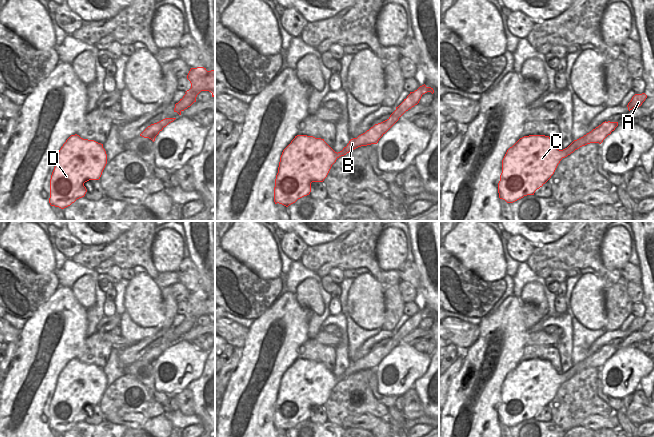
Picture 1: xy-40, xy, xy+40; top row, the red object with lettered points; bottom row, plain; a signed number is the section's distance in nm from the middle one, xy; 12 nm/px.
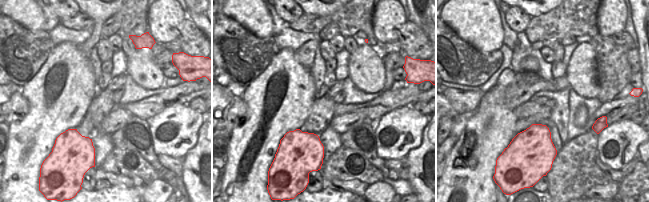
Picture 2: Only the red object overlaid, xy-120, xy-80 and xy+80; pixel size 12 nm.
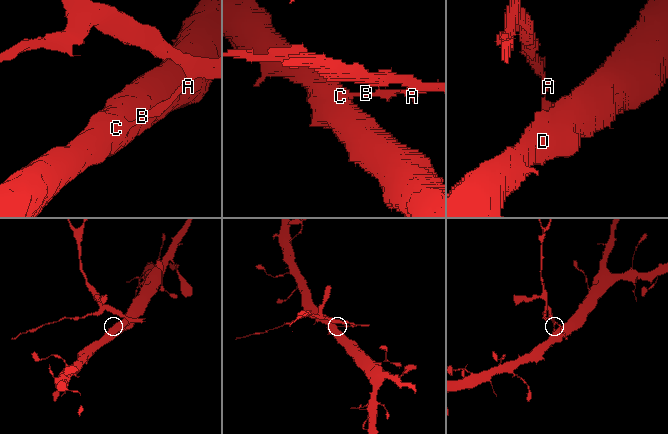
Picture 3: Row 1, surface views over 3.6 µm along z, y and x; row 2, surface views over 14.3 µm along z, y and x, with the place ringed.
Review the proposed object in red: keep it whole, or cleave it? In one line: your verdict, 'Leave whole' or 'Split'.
Split.

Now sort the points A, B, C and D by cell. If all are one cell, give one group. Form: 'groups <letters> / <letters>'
groups A B / C D

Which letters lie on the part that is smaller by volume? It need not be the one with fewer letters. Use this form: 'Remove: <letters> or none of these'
Remove: A, B

